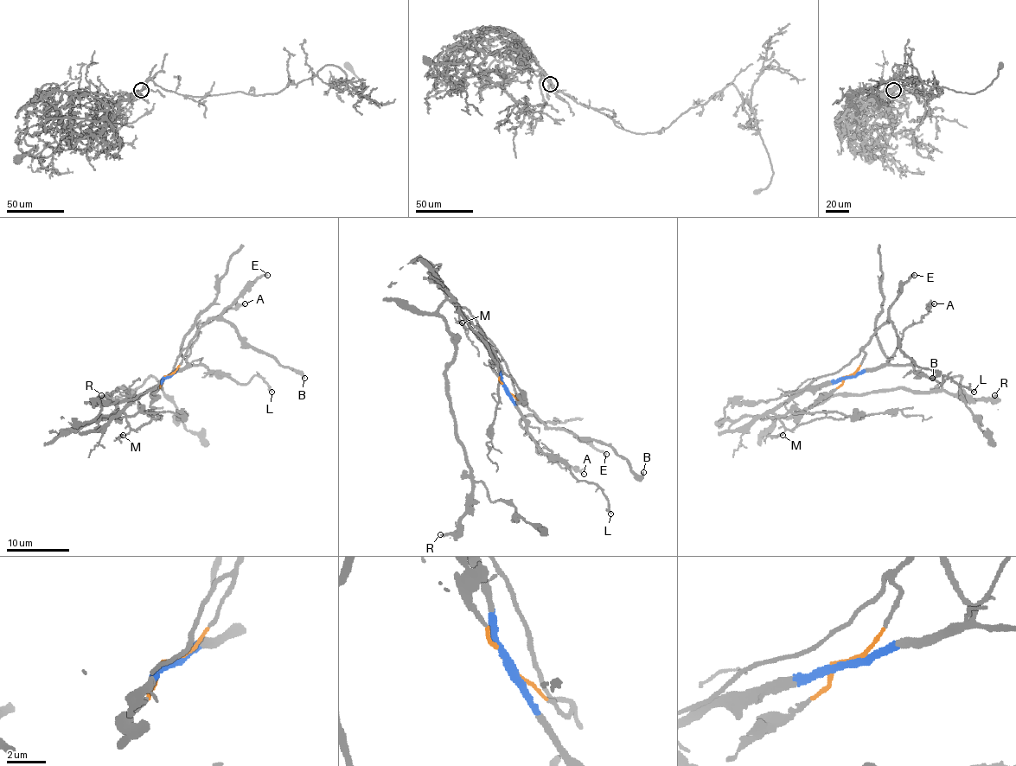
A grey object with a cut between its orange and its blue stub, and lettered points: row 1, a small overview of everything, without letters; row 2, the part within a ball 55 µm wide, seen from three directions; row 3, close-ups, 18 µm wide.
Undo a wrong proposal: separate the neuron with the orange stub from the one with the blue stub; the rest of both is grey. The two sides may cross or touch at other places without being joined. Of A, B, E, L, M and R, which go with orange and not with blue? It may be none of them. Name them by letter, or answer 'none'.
B, E

